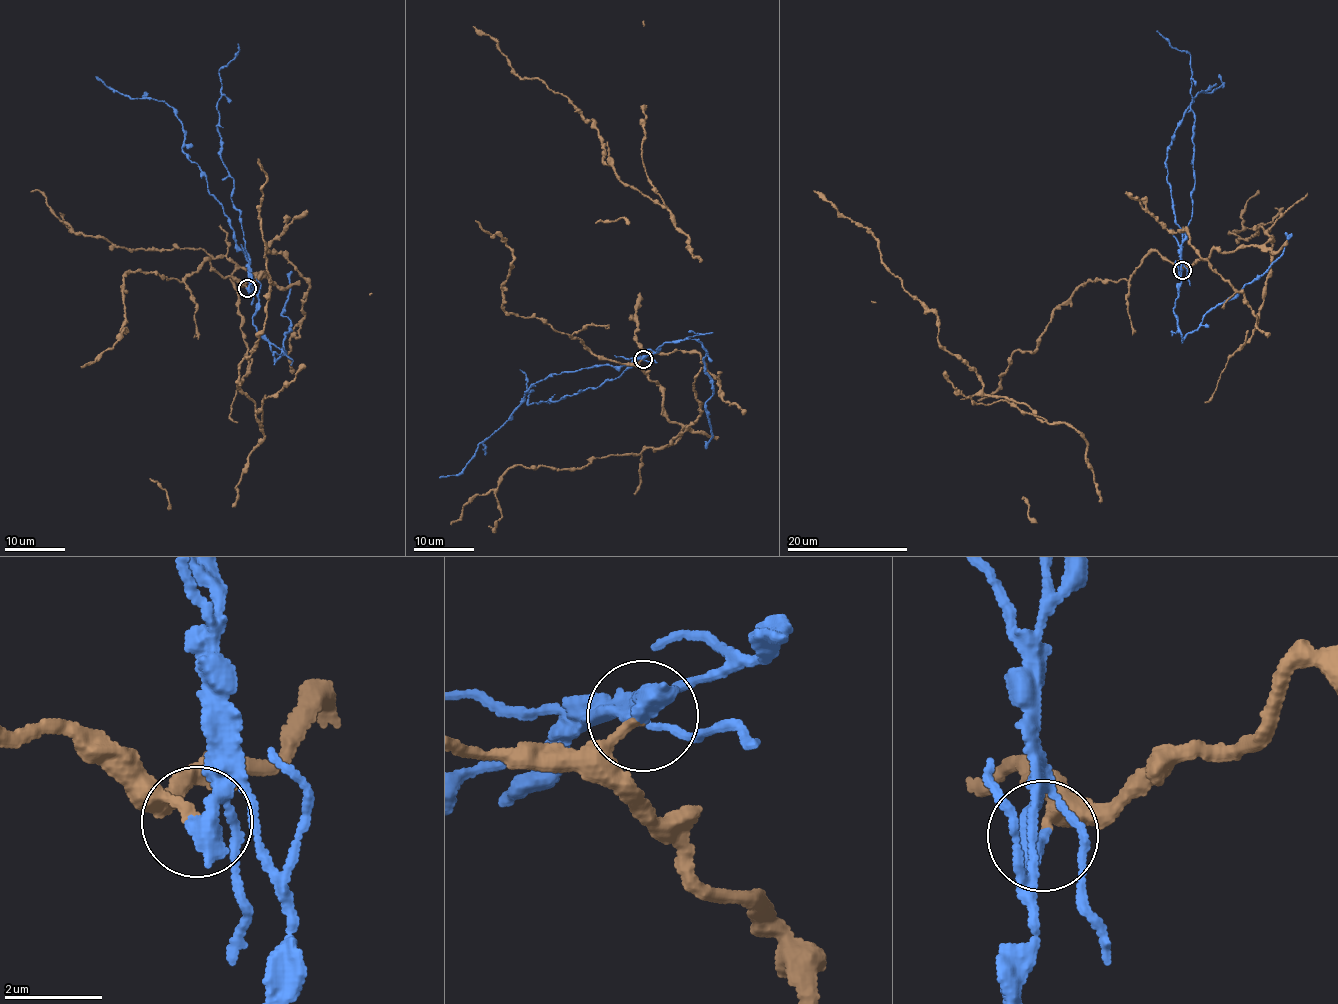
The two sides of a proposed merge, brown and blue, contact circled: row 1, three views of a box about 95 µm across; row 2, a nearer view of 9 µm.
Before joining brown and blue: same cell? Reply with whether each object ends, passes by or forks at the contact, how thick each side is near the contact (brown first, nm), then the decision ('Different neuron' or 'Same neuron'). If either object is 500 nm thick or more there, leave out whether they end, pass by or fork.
At the ring brown ends. At the ring blue ends. Thickness 200 nm (brown) against 480 nm. Different neuron

